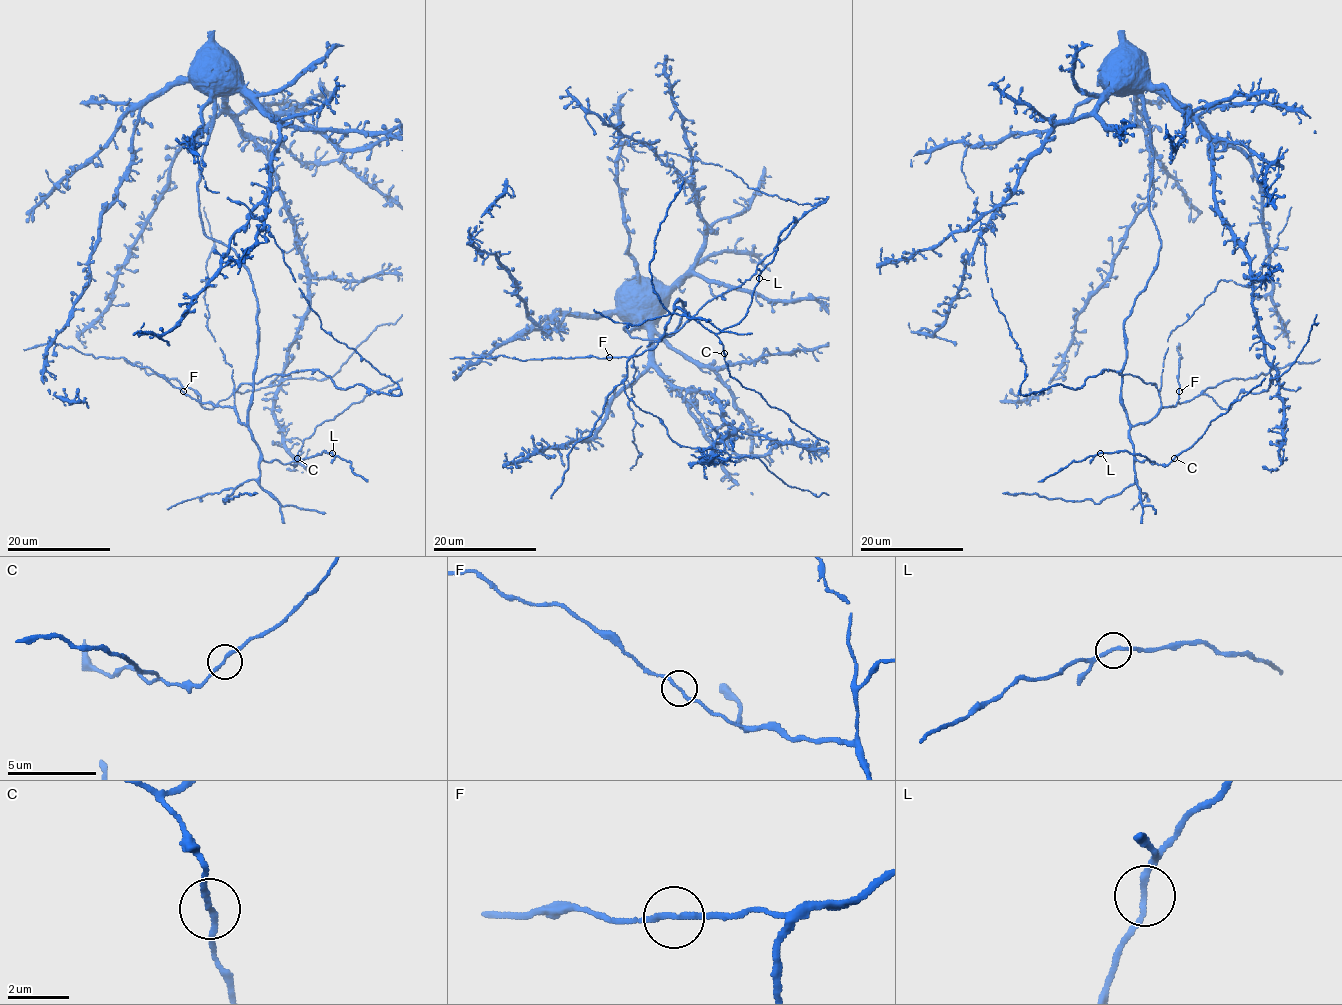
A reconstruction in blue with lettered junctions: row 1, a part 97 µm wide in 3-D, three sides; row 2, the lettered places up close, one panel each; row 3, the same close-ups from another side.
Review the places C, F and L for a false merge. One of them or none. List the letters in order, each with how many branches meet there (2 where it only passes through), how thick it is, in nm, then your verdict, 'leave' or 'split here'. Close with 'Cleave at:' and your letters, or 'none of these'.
C: branches 2; calibre 180 nm; leave
F: branches 2; calibre 180 nm; leave
L: branches 2; calibre 170 nm; leave
Cleave at: none of these

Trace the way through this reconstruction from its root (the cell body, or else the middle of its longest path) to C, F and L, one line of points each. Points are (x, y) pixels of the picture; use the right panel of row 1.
C: (1125, 53), (1142, 65), (1148, 210), (1161, 248), (1125, 320), (1121, 404), (1138, 460), (1174, 458)
F: (1125, 53), (1142, 65), (1148, 210), (1161, 248), (1125, 320), (1121, 404), (1133, 425), (1144, 424), (1179, 392)
L: (1125, 53), (1142, 65), (1148, 210), (1161, 248), (1125, 320), (1121, 404), (1134, 456), (1155, 463), (1100, 452)

